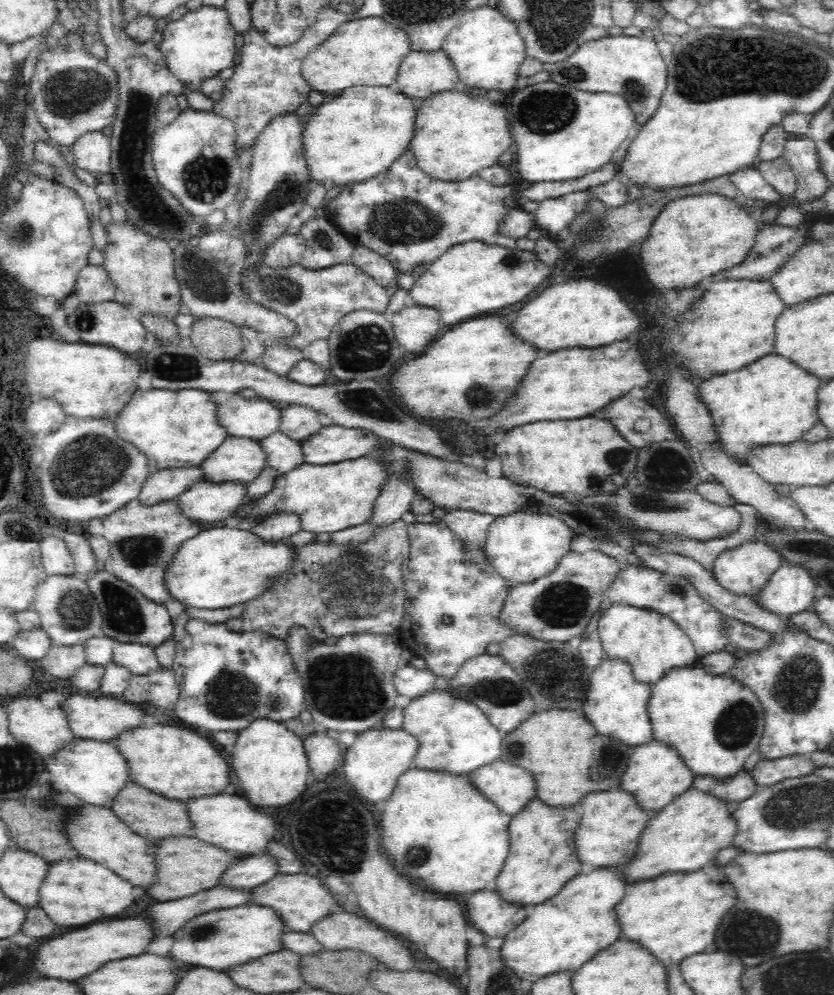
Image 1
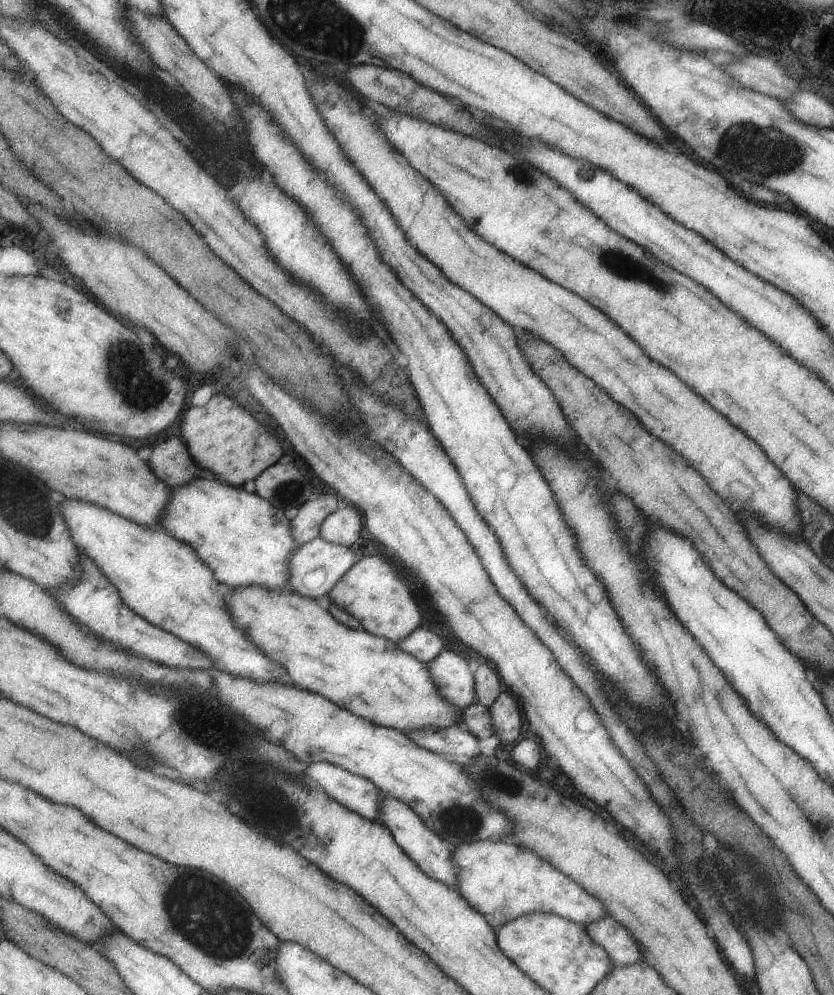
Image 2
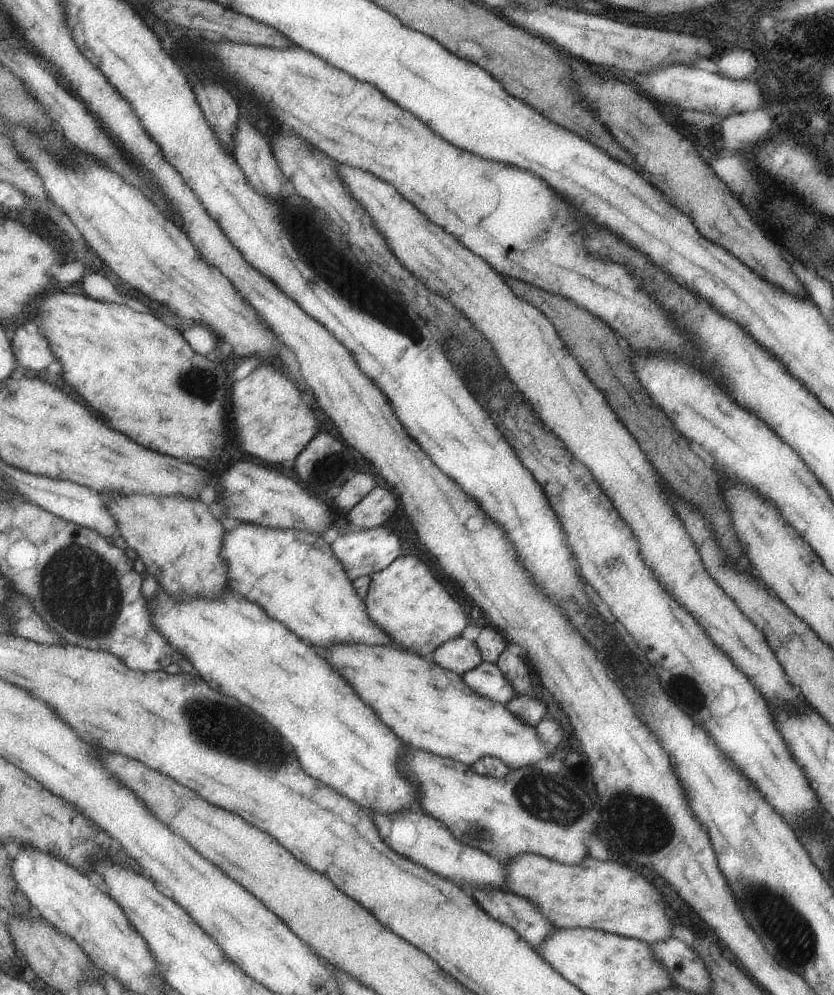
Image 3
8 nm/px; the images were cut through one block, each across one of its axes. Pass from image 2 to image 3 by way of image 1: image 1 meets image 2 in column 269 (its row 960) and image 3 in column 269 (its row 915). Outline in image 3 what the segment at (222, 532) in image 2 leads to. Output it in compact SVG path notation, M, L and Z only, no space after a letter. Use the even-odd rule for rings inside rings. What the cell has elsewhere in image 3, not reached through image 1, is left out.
M247 522L227 530L223 544L227 546L221 550L227 554L227 562L231 562L228 584L232 590L262 605L271 618L294 630L304 641L325 648L335 644L375 644L402 648L369 618L366 602L357 594L354 581L349 580L345 566L337 558L332 544L327 544L321 534L311 534L307 530L268 528Z

